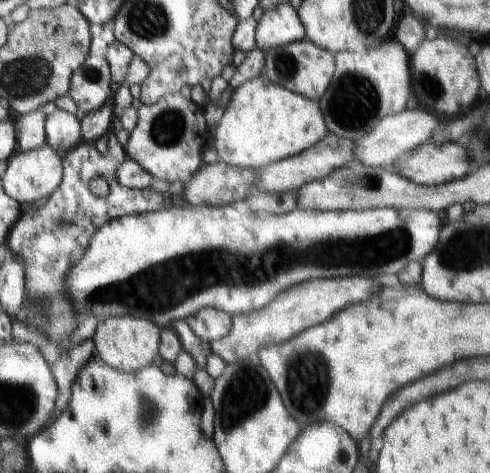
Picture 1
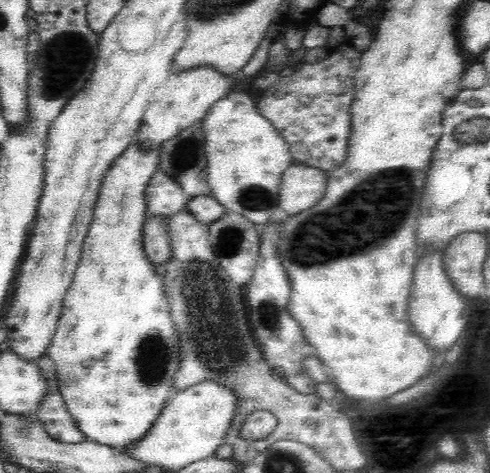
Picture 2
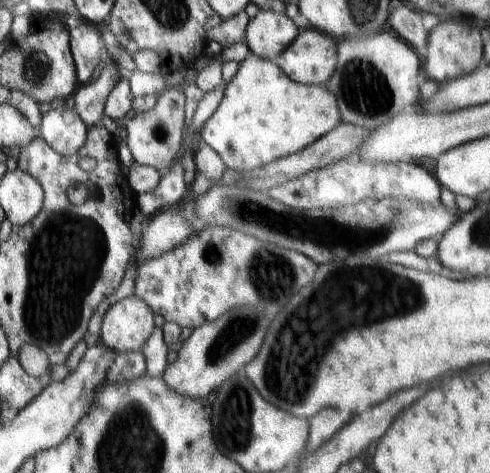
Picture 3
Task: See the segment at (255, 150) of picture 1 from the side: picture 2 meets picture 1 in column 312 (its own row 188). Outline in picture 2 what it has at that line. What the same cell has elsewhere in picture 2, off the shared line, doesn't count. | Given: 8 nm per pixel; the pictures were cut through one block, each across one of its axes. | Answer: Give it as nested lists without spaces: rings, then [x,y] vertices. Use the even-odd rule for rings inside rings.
[[[132,142],[110,166],[102,178],[100,196],[94,210],[94,220],[84,242],[82,258],[72,284],[66,292],[56,338],[48,348],[48,356],[56,366],[56,382],[78,430],[90,442],[126,450],[144,440],[146,432],[156,424],[160,412],[176,394],[174,378],[180,368],[178,336],[170,318],[170,302],[164,292],[162,270],[154,266],[144,252],[144,224],[148,222],[146,186],[160,170],[162,148],[144,150]]]

